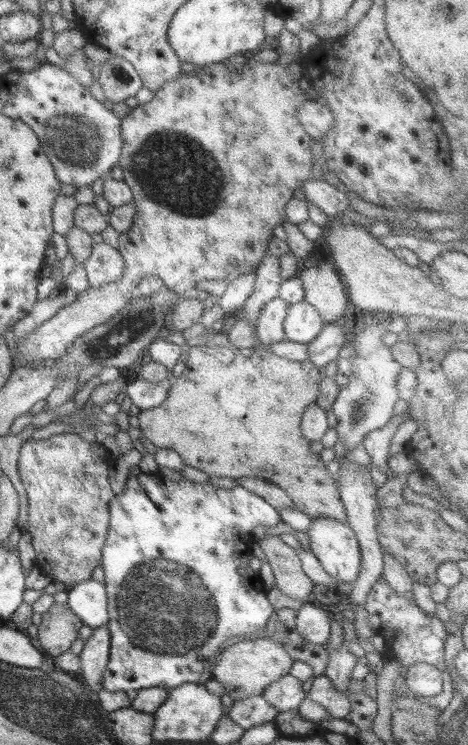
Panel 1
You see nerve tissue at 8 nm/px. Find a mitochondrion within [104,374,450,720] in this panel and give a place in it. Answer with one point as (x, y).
(167, 607)

